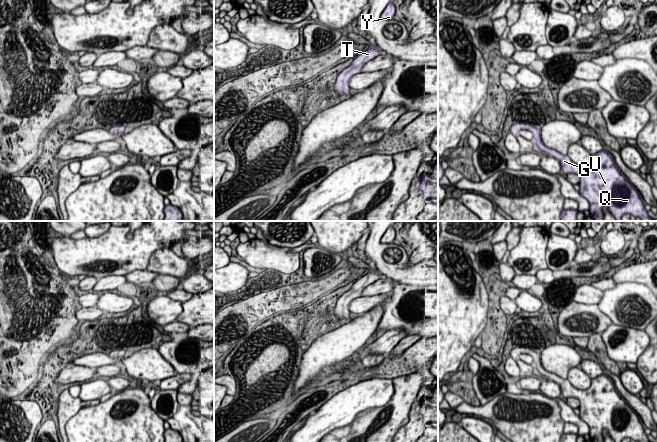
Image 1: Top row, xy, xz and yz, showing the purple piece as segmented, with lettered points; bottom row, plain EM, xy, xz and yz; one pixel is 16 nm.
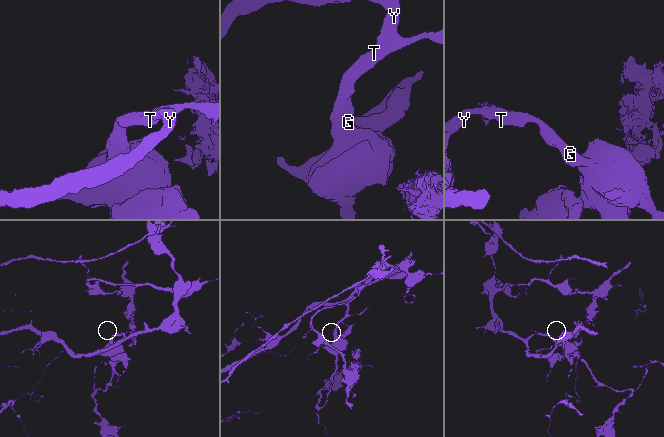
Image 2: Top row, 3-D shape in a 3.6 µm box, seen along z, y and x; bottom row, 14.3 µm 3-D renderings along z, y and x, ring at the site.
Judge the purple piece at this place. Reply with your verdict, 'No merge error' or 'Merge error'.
No merge error

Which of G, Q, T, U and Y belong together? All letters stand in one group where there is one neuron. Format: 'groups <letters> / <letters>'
groups G Q T U Y

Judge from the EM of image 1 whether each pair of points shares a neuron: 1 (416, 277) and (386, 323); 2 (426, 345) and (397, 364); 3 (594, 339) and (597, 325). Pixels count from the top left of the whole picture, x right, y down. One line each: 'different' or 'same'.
1: different
2: same
3: different

